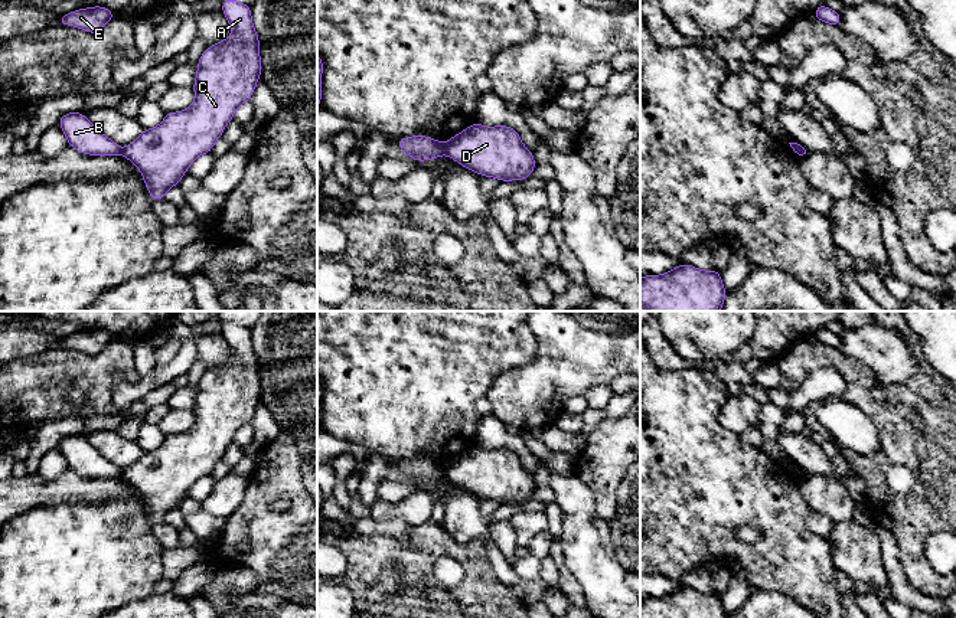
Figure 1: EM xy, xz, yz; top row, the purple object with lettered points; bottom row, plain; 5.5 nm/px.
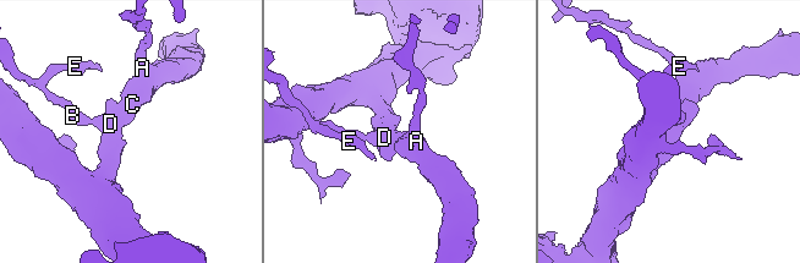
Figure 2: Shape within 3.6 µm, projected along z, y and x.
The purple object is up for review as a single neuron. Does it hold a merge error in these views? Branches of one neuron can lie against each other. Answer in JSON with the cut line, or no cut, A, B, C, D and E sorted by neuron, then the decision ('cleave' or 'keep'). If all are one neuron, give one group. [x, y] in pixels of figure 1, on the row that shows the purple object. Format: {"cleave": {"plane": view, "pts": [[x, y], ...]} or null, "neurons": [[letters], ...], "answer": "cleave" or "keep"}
{"cleave": {"plane": "xz", "pts": [[443, 143], [444, 153]]}, "neurons": [["A", "C", "D"], ["B", "E"]], "answer": "cleave"}

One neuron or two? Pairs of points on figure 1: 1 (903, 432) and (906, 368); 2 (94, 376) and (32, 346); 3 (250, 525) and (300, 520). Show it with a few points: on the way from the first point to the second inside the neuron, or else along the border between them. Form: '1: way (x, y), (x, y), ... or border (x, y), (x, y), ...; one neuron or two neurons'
1: border (906, 346), (919, 370), (903, 383); two neurons
2: border (56, 346), (36, 355), (15, 359); two neurons
3: way (263, 525), (287, 525); one neuron

